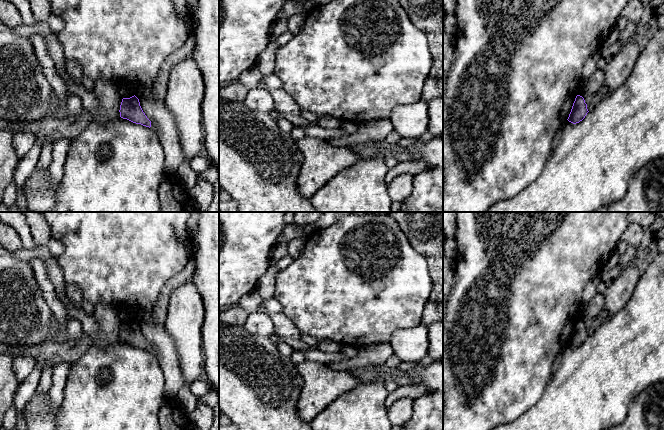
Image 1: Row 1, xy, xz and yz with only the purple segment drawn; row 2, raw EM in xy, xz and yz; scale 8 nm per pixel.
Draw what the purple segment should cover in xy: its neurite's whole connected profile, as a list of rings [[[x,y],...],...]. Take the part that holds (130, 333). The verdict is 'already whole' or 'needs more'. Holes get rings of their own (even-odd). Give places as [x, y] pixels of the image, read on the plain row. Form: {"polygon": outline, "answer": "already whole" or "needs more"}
{"polygon": [[[134,319],[130,322],[123,322],[120,329],[120,341],[133,347],[151,351],[151,345],[143,336],[139,323]]], "answer": "already whole"}

